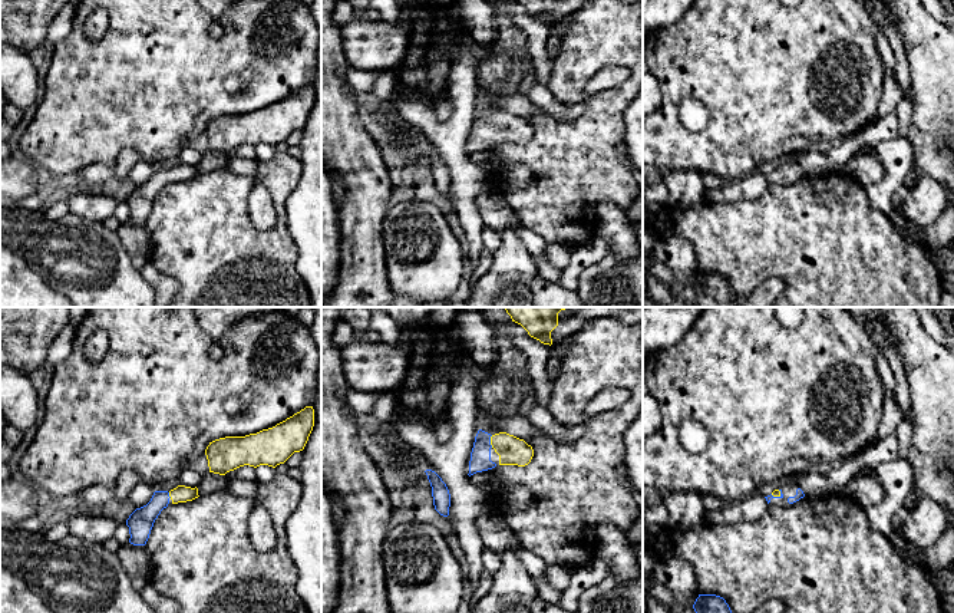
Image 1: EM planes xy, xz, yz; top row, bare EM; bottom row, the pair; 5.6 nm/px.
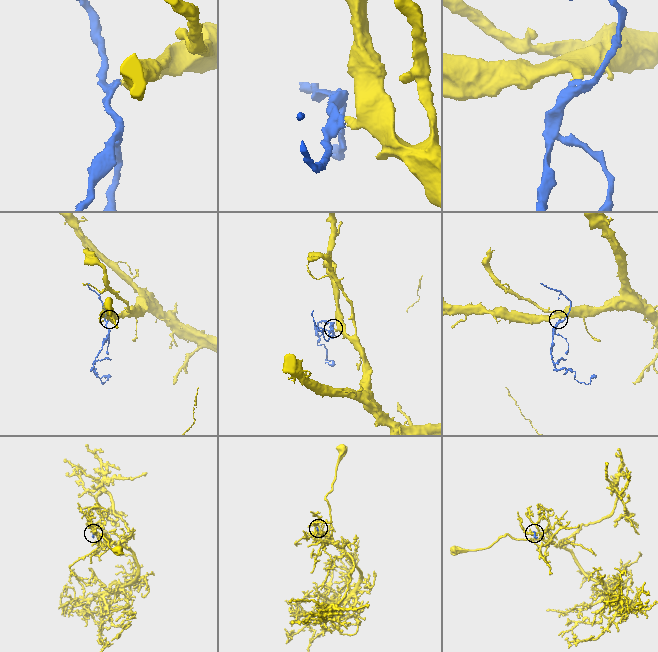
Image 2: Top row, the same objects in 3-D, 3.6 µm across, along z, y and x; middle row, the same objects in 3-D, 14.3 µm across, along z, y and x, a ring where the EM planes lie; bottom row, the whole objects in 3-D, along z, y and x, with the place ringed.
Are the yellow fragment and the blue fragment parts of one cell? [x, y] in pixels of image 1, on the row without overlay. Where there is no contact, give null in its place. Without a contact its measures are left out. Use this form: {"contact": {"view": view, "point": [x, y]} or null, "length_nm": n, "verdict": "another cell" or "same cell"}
{"contact": {"view": "xz", "point": [491, 119]}, "length_nm": 70, "verdict": "same cell"}

